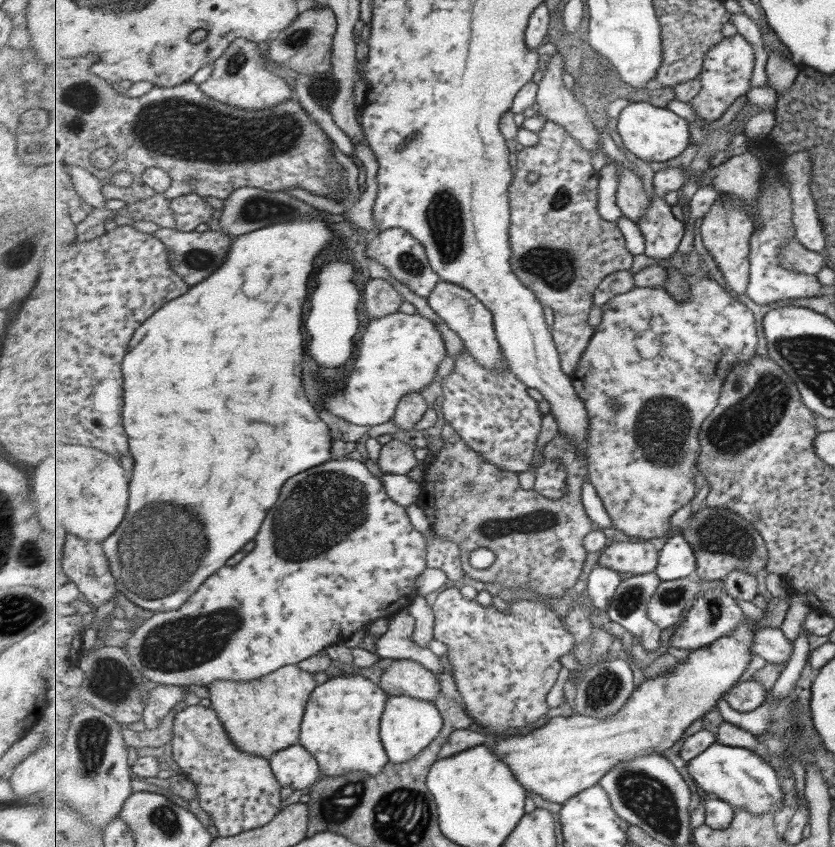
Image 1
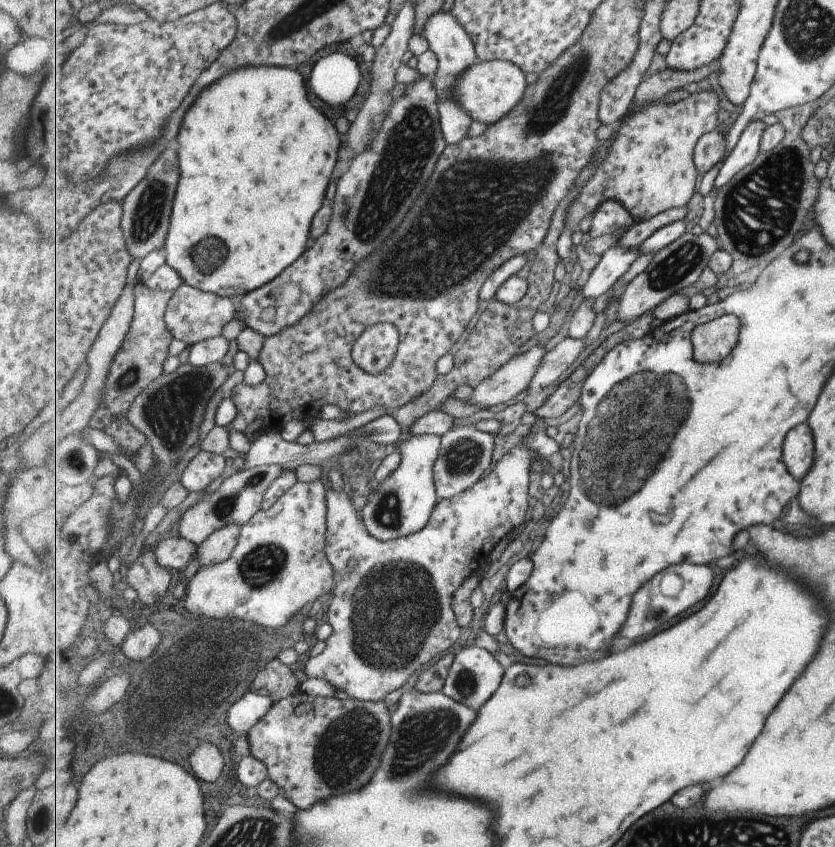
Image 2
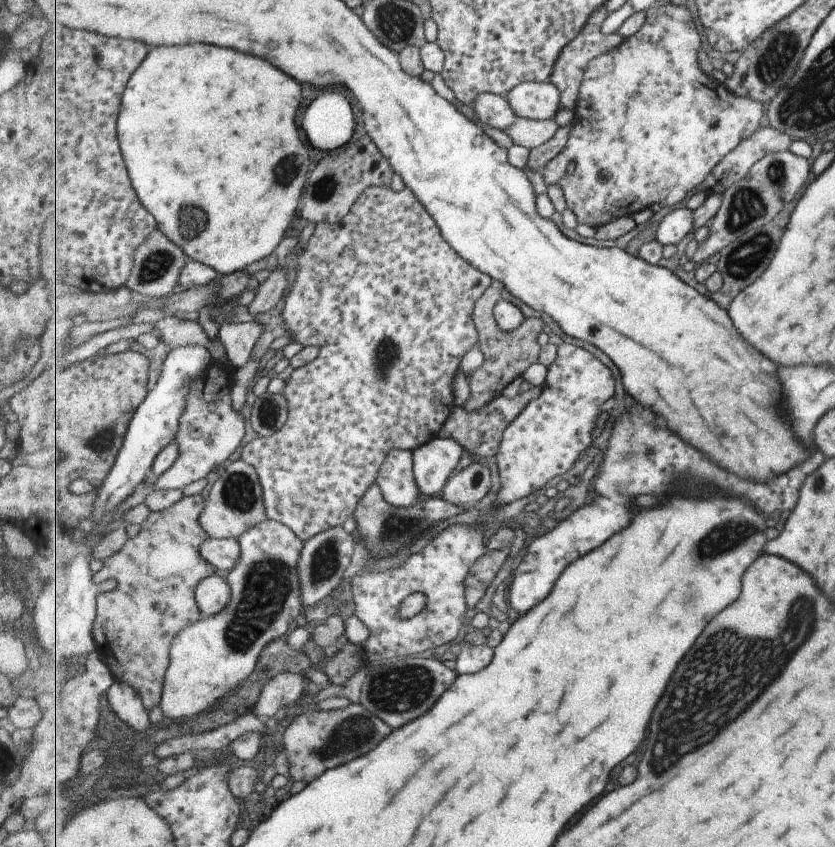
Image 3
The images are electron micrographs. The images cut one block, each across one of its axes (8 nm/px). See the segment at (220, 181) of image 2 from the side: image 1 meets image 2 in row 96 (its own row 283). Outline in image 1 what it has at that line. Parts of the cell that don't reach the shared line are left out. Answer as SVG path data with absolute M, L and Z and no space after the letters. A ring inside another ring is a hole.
M319 217L310 219L290 220L270 224L259 231L249 232L247 235L236 237L232 251L225 264L208 276L203 282L191 286L187 294L171 300L159 311L150 316L137 330L132 338L128 354L124 358L124 424L131 444L131 452L135 456L135 474L131 478L131 500L129 500L129 520L121 524L107 540L102 543L103 550L110 562L110 569L115 577L118 590L135 605L144 609L160 612L179 610L189 598L196 594L197 589L217 570L225 566L225 562L235 556L245 544L257 536L267 512L279 500L283 484L319 464L328 463L332 458L332 442L329 426L319 418L317 410L309 402L305 388L303 388L303 306L307 302L307 288L309 280L315 272L315 260L321 256L323 248L335 238L331 232L331 223ZM185 508L193 508L193 512L203 520L207 526L209 538L209 552L201 562L207 550L205 528L195 514Z

